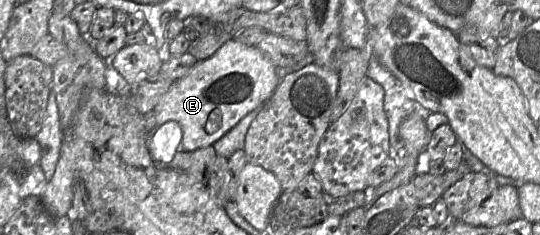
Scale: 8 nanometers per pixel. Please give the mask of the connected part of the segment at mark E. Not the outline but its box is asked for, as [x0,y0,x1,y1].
[153,39,279,152]

